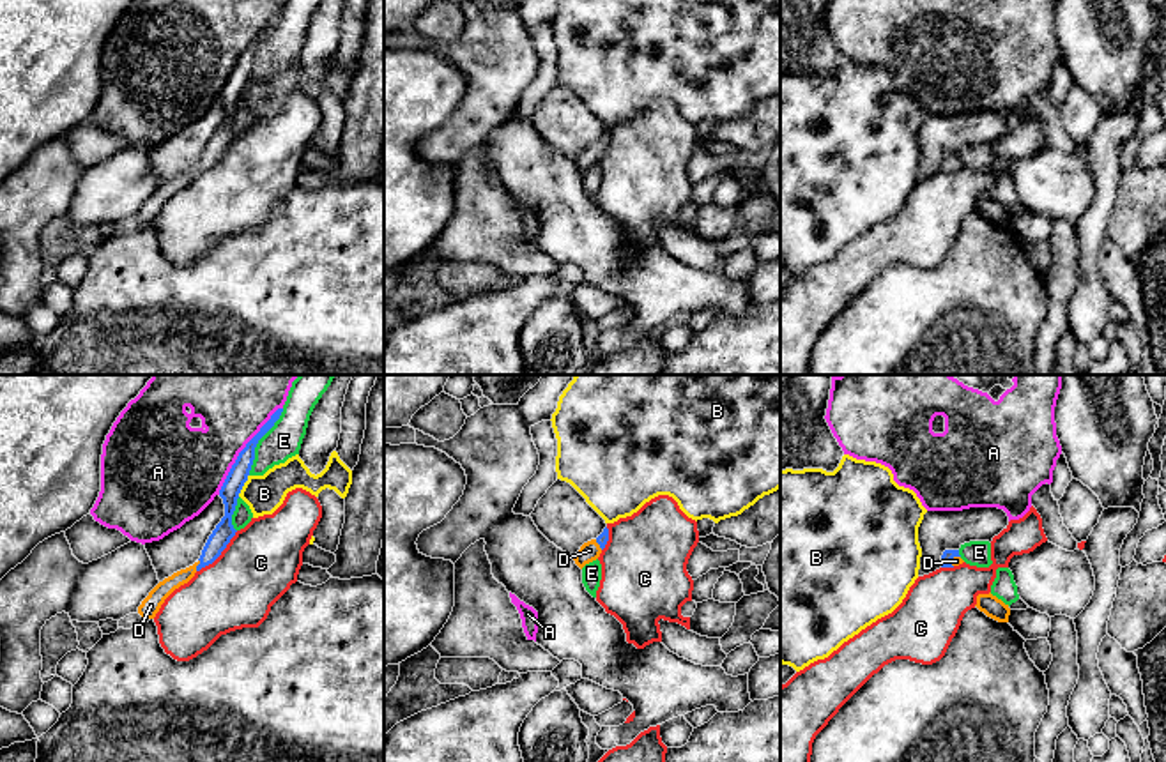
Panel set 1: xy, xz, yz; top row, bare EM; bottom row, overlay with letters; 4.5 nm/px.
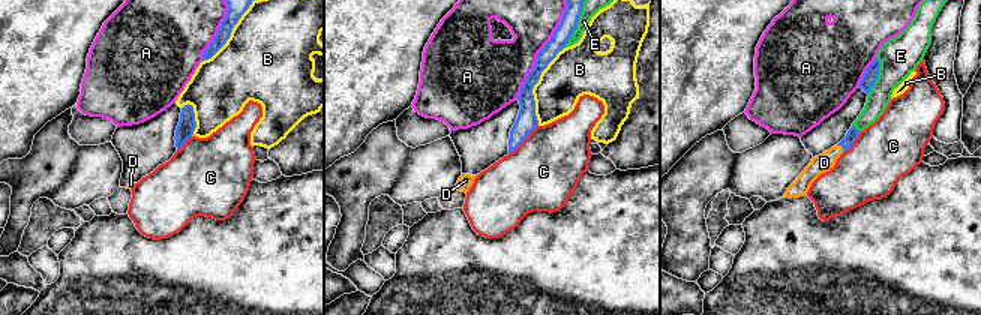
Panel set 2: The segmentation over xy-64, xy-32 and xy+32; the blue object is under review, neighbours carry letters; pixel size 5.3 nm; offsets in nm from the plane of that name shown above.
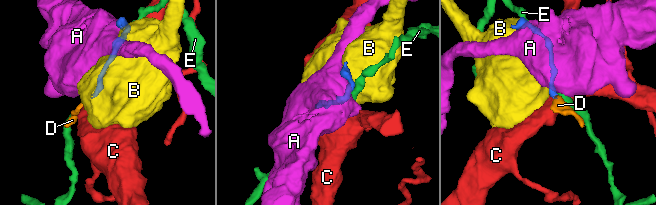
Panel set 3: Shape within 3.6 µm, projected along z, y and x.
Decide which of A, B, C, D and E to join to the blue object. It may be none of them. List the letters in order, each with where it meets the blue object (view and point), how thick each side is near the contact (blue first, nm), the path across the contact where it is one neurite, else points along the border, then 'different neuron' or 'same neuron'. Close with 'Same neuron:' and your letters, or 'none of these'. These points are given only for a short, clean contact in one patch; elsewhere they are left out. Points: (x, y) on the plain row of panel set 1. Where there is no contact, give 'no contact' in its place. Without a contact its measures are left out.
A: meets blue in xy at (243, 53); 90 nm thick on the blue side, 340 nm on the other; different neuron
B: meets blue in xy at (243, 89); 90 nm thick on the blue side, 180 nm on the other; different neuron
C: meets blue in xy at (220, 158); 90 nm thick on the blue side, 340 nm on the other; border along xy (237, 135), (227, 151), (197, 175); different neuron
D: meets blue in xy at (199, 168); 90 nm thick on the blue side, 80 nm on the other; runs through xy (223, 137), (199, 168), (163, 193); same neuron
E: meets blue in xy at (257, 46); 90 nm thick on the blue side, 160 nm on the other; different neuron
Same neuron: D

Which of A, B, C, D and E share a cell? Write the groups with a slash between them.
A / B / C / D / E

